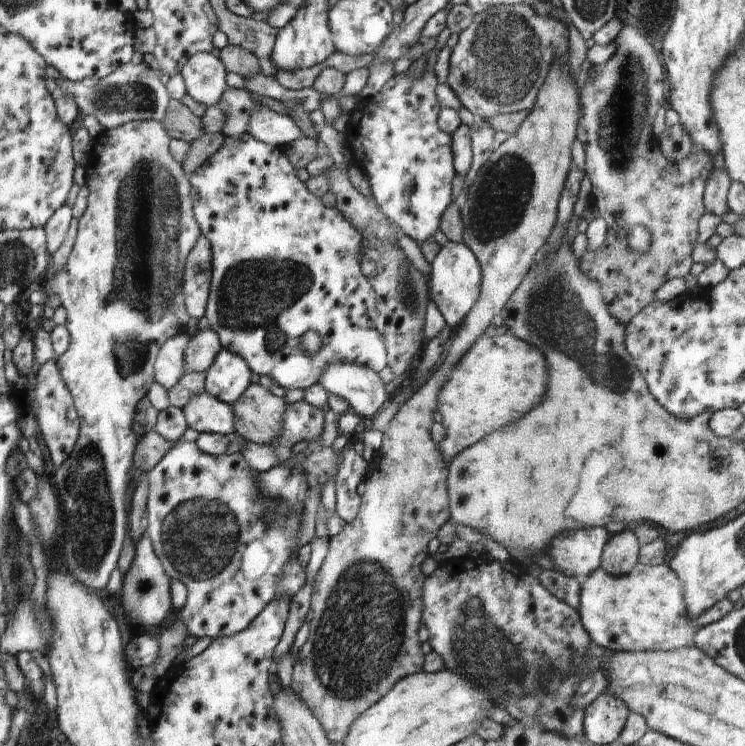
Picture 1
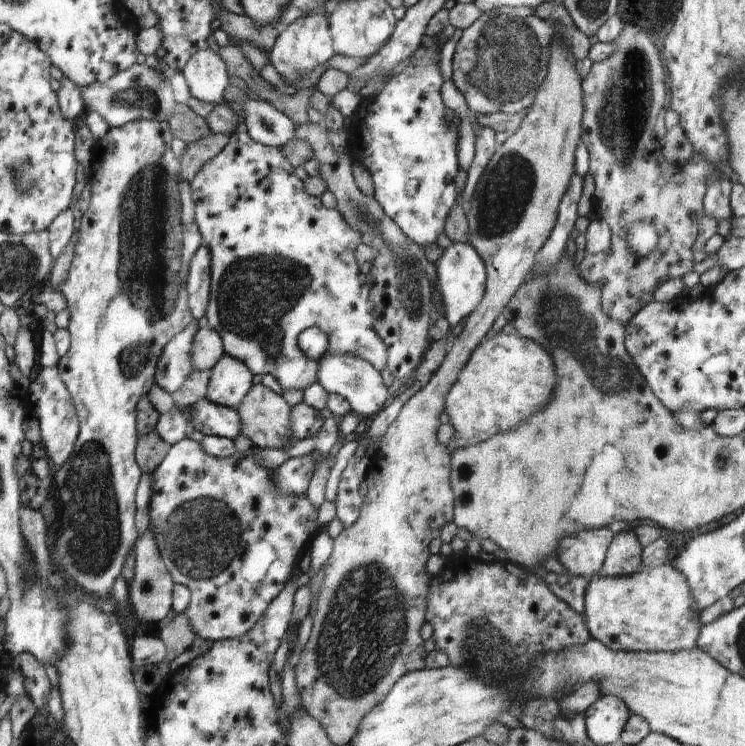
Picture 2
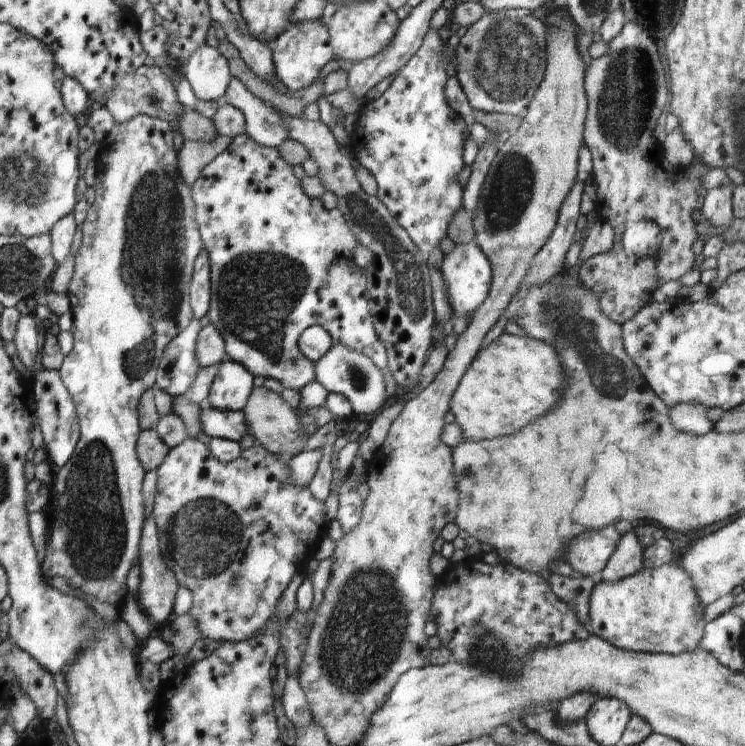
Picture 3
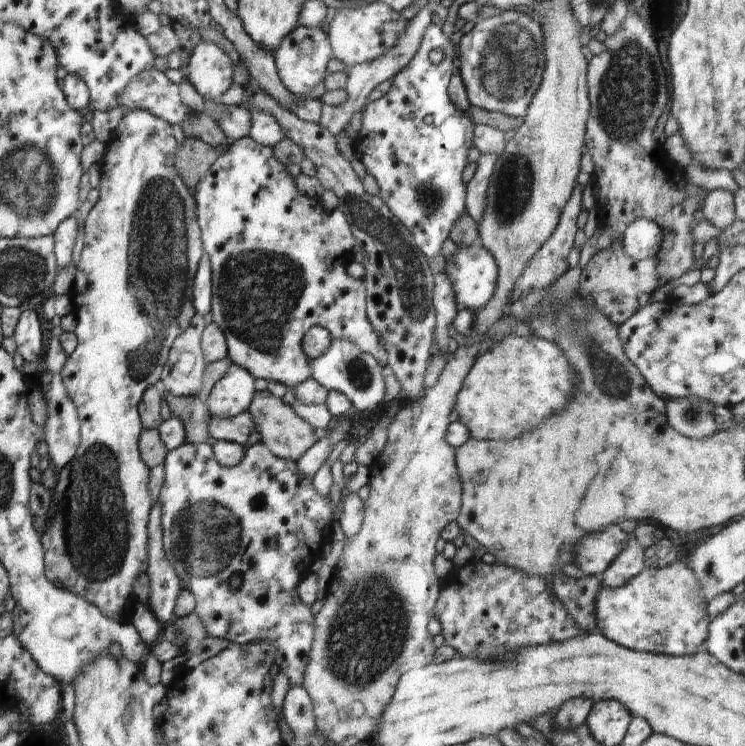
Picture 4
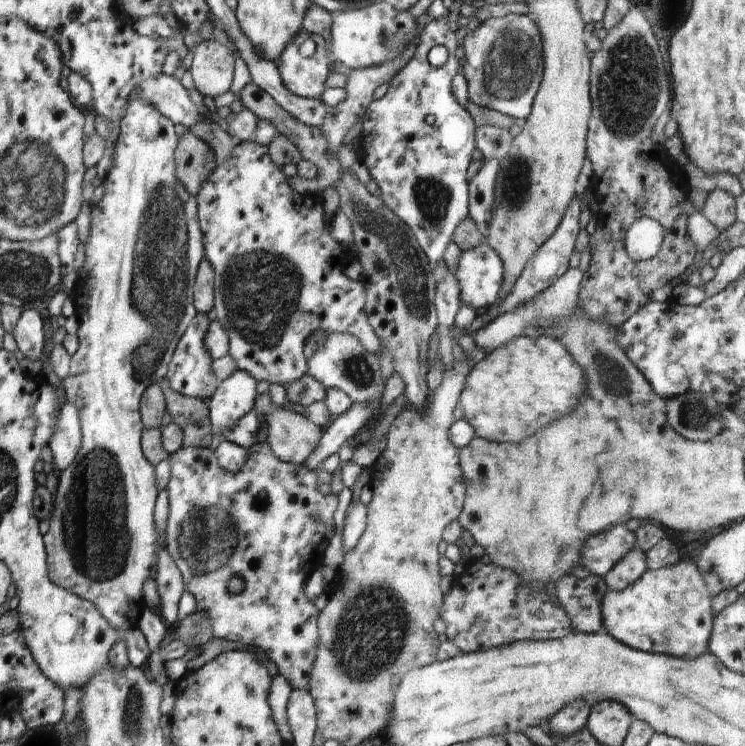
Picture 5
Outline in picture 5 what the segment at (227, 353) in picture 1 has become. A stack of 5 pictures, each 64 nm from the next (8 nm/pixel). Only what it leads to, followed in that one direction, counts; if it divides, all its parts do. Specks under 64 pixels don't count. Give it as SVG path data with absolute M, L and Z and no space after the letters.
M236 369L206 400L212 432L220 434L222 440L226 430L230 430L241 416L252 410L258 396L257 382L251 374Z

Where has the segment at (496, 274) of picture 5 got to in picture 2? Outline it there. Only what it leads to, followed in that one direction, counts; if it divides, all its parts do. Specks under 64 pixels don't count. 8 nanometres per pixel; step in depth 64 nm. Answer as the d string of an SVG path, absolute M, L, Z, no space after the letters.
M452 243L443 250L440 258L435 262L435 267L436 284L441 294L443 316L446 317L450 328L453 329L459 323L464 322L482 300L487 279L484 261L470 243Z

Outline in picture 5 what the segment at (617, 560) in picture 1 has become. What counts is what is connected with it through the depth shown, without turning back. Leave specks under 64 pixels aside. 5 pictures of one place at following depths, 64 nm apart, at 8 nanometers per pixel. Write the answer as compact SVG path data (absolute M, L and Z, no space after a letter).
M634 546L604 575L604 580L608 589L624 590L636 582L646 569L645 552Z

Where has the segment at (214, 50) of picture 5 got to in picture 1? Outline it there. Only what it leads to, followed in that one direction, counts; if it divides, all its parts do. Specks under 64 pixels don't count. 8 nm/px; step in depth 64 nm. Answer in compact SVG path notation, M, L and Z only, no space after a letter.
M212 53L193 54L181 70L187 93L207 107L217 105L228 88L226 74L224 64Z

